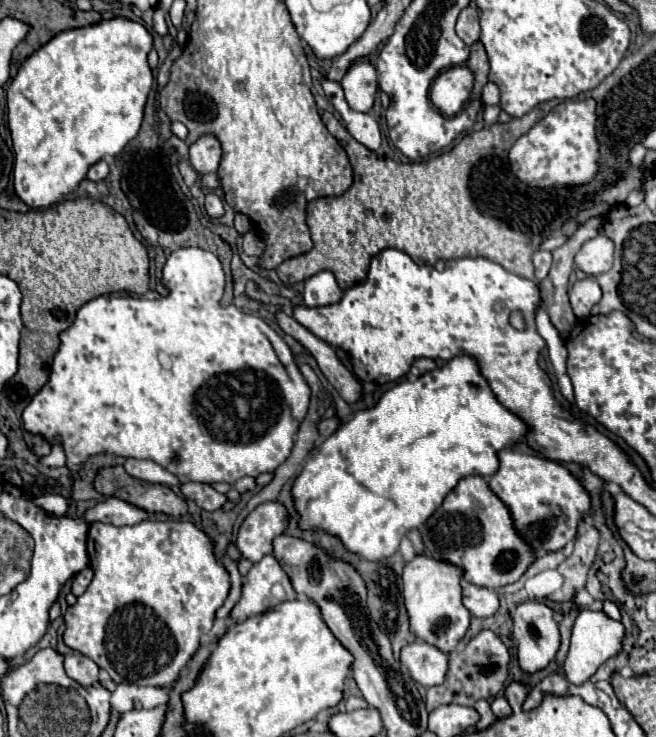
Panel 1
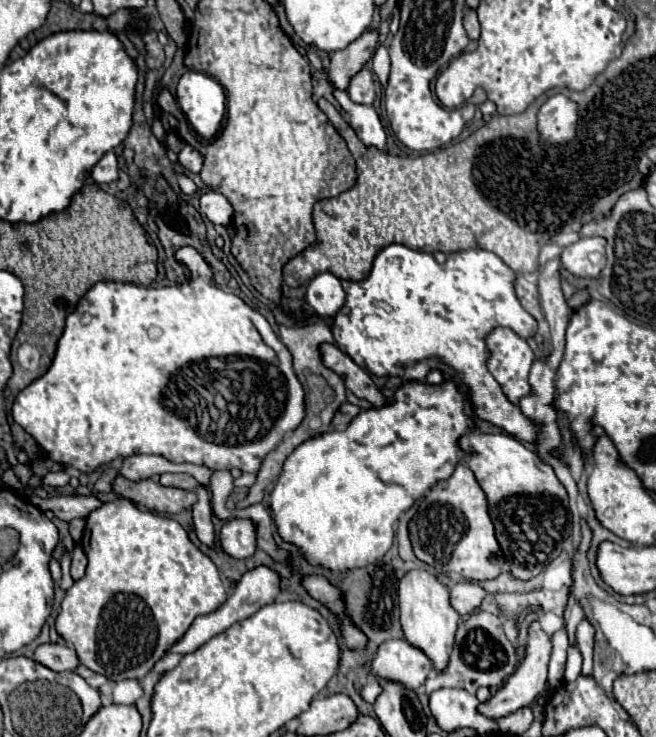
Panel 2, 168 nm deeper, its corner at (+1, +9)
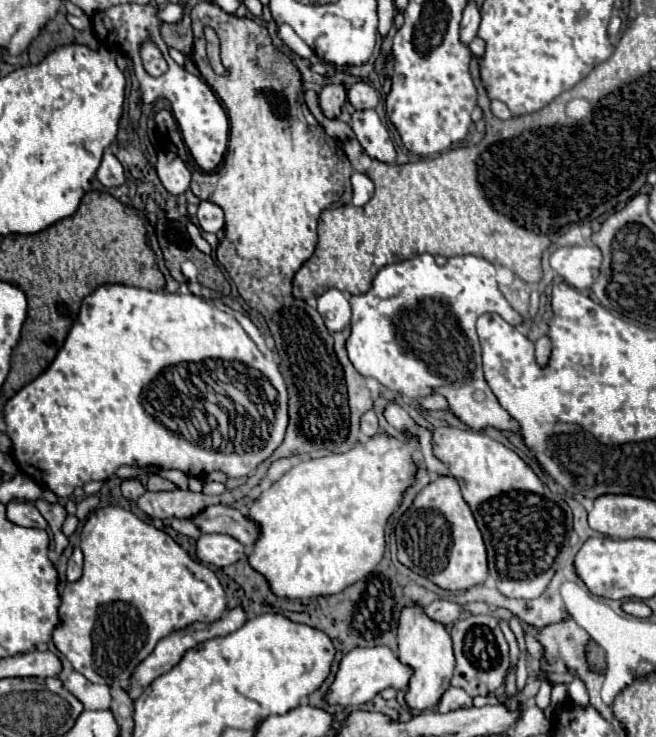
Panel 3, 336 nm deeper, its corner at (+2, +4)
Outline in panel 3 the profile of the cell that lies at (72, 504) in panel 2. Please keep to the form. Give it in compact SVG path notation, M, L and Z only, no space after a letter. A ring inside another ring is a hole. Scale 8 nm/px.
M13 500L7 504L7 518L19 526L37 526L37 528L47 528L45 518L41 512L35 508L33 502L27 500Z

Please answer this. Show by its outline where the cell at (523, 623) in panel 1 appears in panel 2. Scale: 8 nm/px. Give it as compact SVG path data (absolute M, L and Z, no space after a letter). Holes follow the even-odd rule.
M534 623L528 633L528 649L526 649L526 659L524 659L522 667L516 669L516 673L486 703L478 705L478 713L482 713L488 719L500 719L500 717L512 715L514 711L518 711L522 707L532 707L536 703L536 699L542 695L542 691L546 689L546 673L548 673L550 653L552 653L550 637L542 631L540 623Z

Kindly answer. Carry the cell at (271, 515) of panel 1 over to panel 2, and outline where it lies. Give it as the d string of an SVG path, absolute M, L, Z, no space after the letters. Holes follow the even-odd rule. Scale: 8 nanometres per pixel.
M230 519L222 525L218 541L224 553L236 559L246 559L256 551L254 543L254 523L248 519Z

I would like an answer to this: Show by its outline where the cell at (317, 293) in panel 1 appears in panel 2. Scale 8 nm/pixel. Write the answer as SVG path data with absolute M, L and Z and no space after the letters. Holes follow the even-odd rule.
M332 273L316 275L308 283L306 299L320 317L336 315L344 305L344 289L340 285L340 279Z

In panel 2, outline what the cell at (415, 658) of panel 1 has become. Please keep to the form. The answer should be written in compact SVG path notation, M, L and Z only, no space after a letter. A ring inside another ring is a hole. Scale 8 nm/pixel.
M390 639L378 647L376 657L368 663L368 669L376 679L388 679L406 689L418 691L432 671L432 663L426 655L422 655L422 651L410 647L404 639Z

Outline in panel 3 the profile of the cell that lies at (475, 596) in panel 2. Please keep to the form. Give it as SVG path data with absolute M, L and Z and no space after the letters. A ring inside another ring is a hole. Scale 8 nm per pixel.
M435 600L435 602L431 602L431 604L425 608L425 612L427 612L433 620L437 620L437 622L441 622L441 624L445 624L445 626L453 626L453 622L459 620L461 610L463 610L463 606L457 604L457 602L451 602L451 600Z

